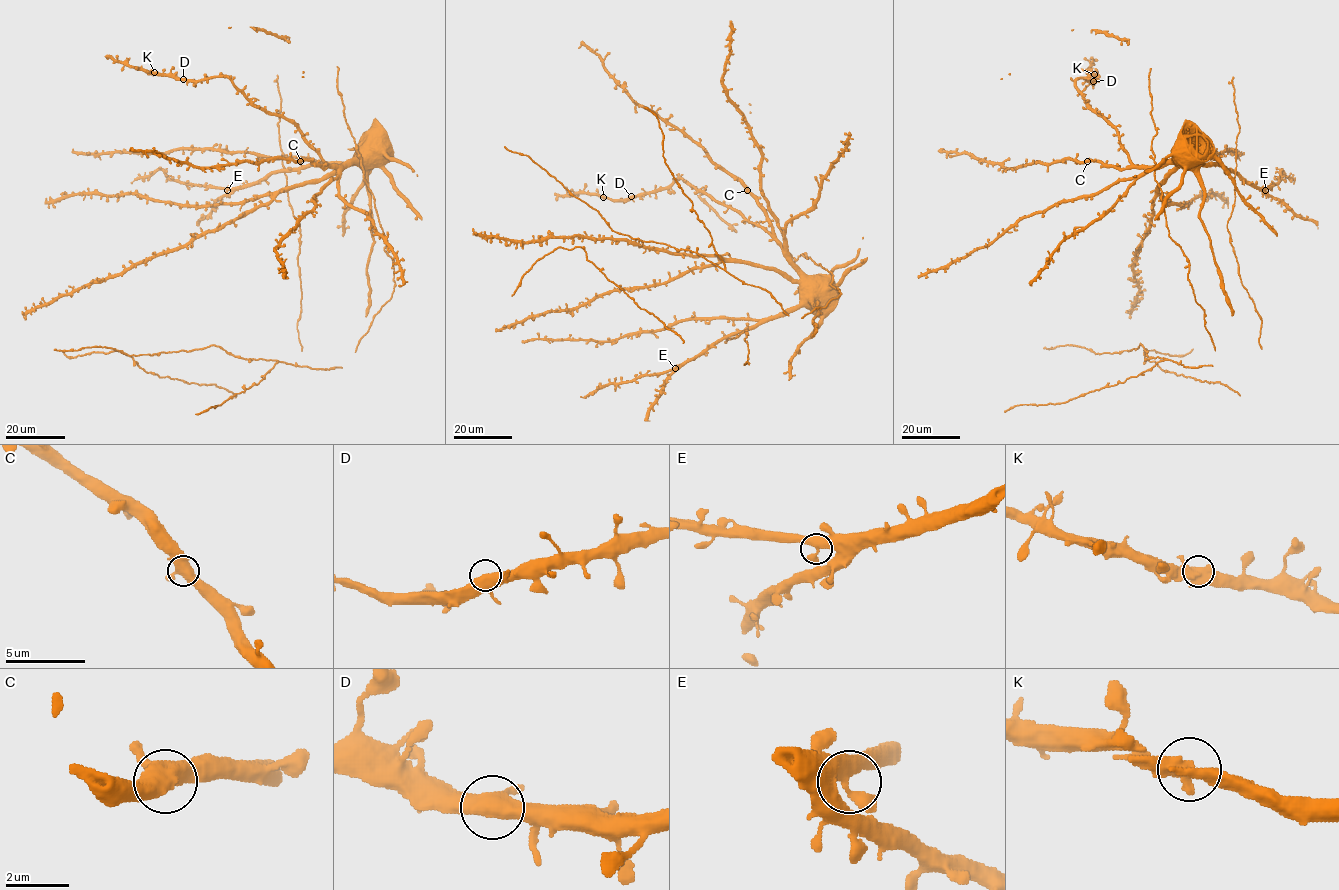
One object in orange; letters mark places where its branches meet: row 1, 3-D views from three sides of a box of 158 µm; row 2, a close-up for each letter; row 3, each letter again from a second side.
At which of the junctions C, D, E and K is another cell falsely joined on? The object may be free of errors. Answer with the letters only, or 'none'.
none

